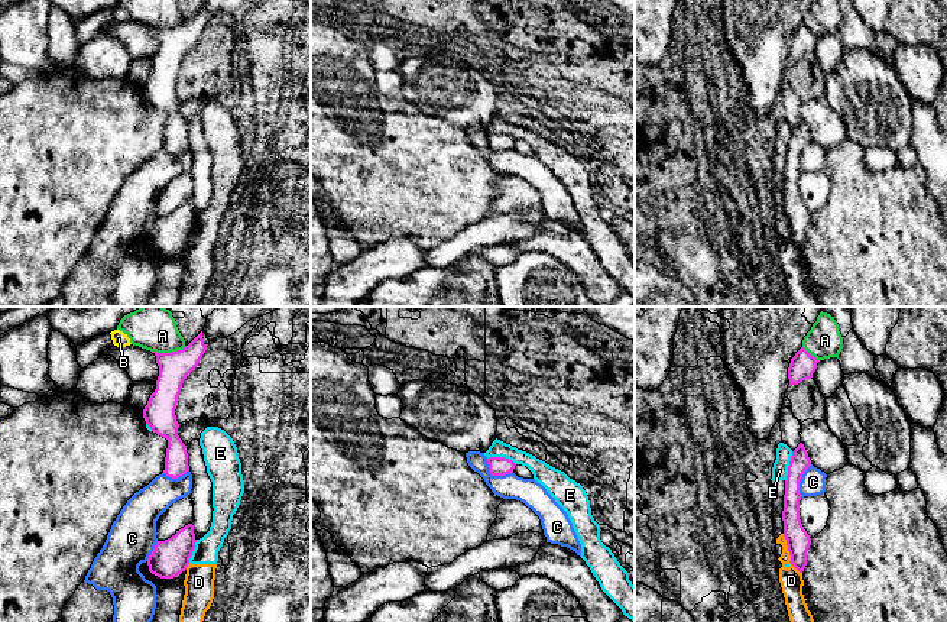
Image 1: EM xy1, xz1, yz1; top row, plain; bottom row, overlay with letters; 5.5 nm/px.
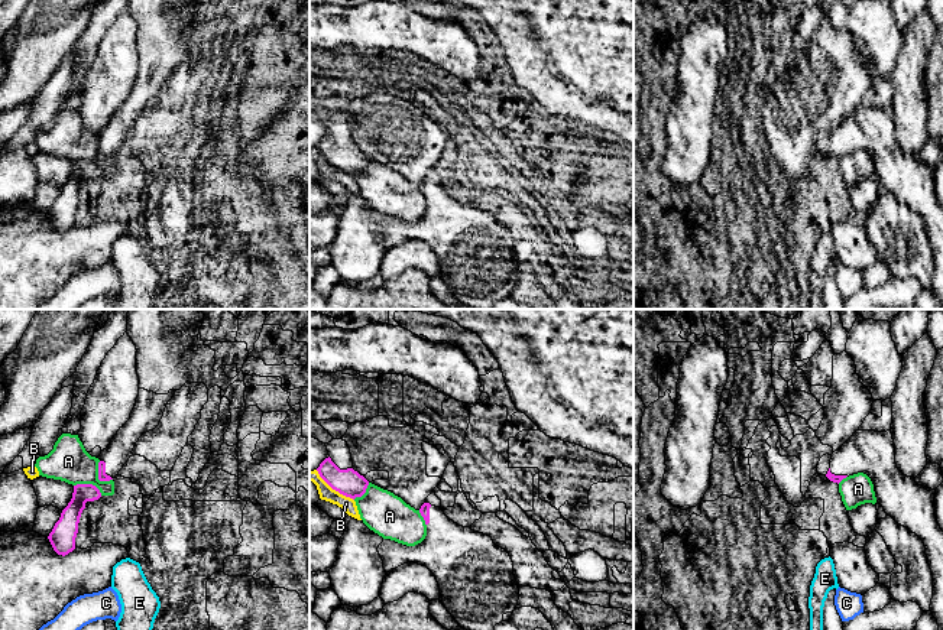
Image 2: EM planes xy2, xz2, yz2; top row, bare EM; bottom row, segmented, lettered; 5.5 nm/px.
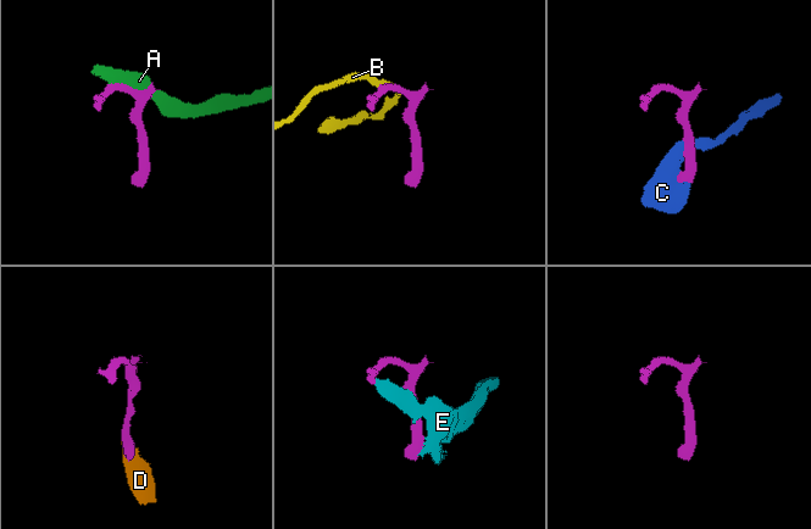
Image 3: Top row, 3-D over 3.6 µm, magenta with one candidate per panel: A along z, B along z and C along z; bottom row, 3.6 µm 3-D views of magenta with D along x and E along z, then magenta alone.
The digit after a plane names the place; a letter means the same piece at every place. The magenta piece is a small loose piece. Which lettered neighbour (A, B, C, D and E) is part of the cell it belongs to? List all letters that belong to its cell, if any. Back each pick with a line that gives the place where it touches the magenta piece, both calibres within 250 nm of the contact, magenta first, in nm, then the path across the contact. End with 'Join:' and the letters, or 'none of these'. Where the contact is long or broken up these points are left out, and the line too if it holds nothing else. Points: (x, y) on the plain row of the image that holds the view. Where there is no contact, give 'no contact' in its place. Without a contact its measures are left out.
Join: none of these

